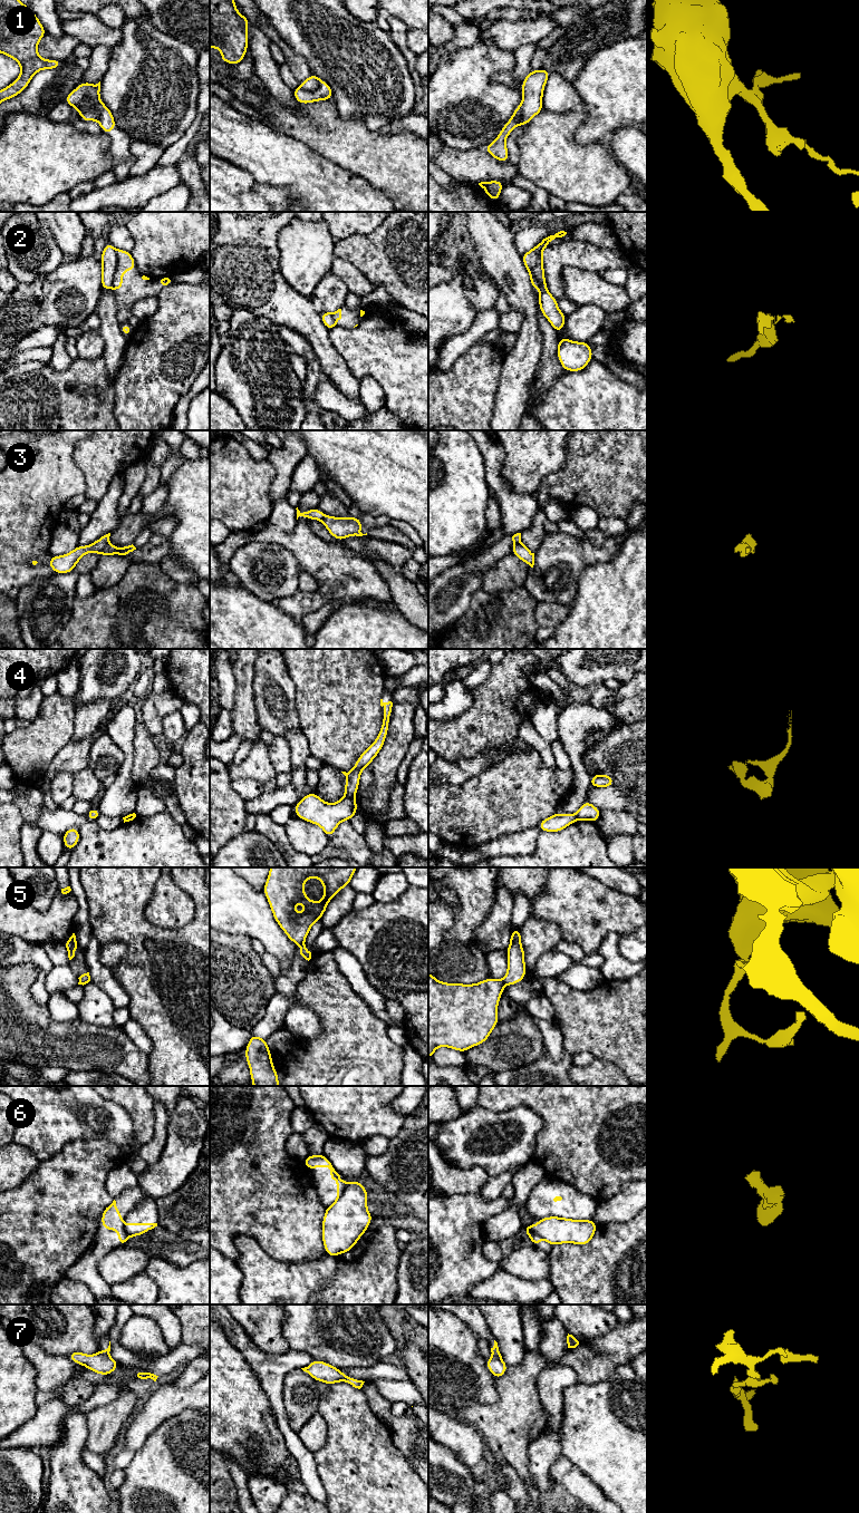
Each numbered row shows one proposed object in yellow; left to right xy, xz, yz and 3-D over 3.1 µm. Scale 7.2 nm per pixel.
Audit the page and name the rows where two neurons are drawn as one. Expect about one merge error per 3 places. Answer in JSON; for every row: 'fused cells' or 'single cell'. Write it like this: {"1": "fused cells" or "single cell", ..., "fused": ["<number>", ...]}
{"1": "fused cells", "2": "fused cells", "3": "fused cells", "4": "fused cells", "5": "fused cells", "6": "fused cells", "7": "single cell", "fused": ["1", "2", "3", "4", "5", "6"]}

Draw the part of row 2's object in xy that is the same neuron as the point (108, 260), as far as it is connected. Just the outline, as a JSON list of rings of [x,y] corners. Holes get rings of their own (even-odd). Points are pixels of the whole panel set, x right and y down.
[[[107,241],[105,249],[102,253],[100,263],[103,266],[102,271],[102,289],[112,289],[114,282],[114,275],[116,272],[116,249]]]

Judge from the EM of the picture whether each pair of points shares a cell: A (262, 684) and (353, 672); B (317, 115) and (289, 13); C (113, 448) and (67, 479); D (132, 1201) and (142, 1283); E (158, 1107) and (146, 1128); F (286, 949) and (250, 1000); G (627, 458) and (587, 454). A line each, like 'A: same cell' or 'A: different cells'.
A: different cells
B: different cells
C: different cells
D: different cells
E: different cells
F: different cells
G: same cell

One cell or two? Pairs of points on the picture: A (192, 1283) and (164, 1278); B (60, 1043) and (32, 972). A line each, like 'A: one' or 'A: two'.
A: one
B: one

